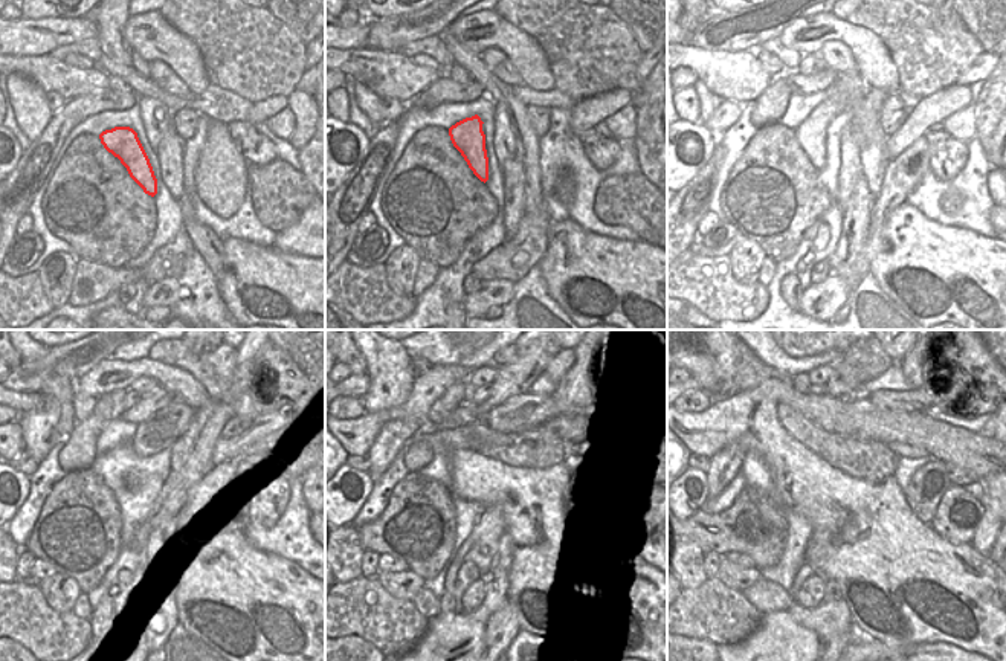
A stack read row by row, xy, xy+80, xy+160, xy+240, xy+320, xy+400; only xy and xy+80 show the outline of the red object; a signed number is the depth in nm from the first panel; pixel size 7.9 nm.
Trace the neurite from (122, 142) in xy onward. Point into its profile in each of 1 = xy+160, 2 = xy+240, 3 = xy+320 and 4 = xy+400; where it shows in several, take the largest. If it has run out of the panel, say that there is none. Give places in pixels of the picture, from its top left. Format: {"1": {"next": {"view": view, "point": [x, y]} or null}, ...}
{"1": {"next": {"view": "xy+160", "point": [848, 86]}}, "2": {"next": {"view": "xy+240", "point": [164, 428]}}, "3": {"next": {"view": "xy+320", "point": [521, 412]}}, "4": {"next": {"view": "xy+400", "point": [924, 399]}}}

